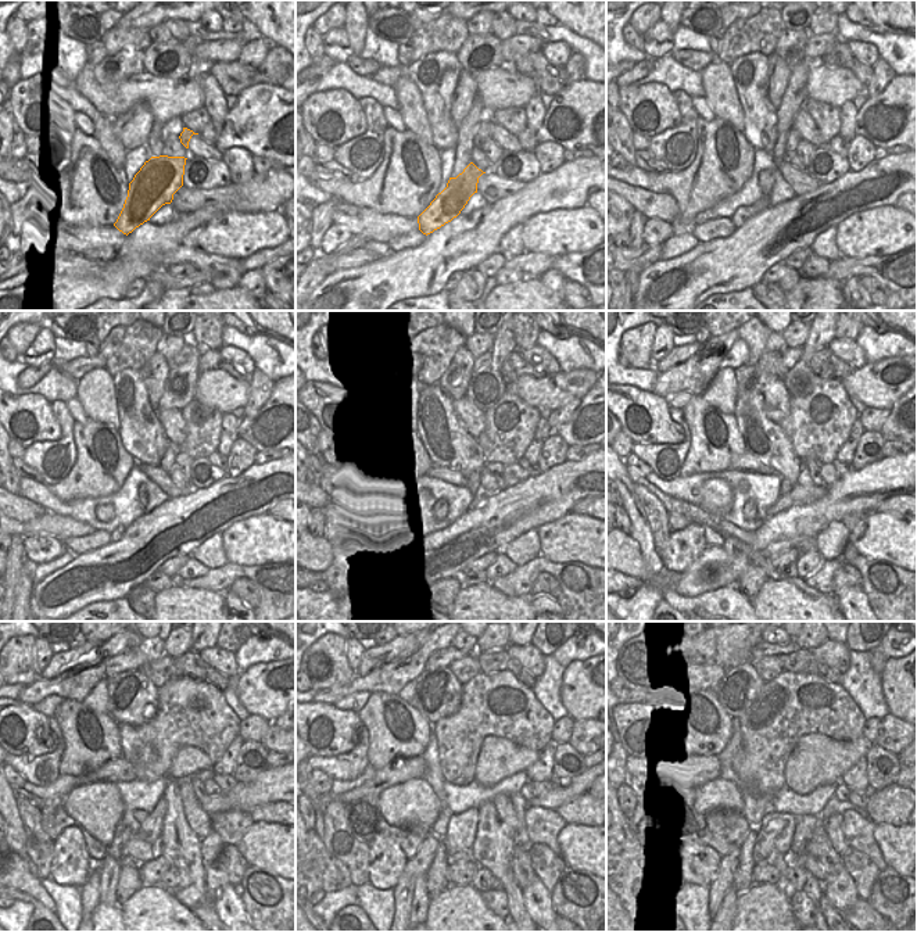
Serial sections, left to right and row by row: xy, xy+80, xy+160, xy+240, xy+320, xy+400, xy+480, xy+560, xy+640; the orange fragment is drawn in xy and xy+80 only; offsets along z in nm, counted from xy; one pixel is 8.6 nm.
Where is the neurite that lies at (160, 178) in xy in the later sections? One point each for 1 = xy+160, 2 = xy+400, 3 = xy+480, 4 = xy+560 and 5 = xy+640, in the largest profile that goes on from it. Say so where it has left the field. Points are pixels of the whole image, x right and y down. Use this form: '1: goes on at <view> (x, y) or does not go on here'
1: goes on at xy+160 (742, 214)
2: goes on at xy+400 (731, 545)
3: goes on at xy+480 (110, 867)
4: goes on at xy+560 (419, 902)
5: goes on at xy+640 (730, 898)

